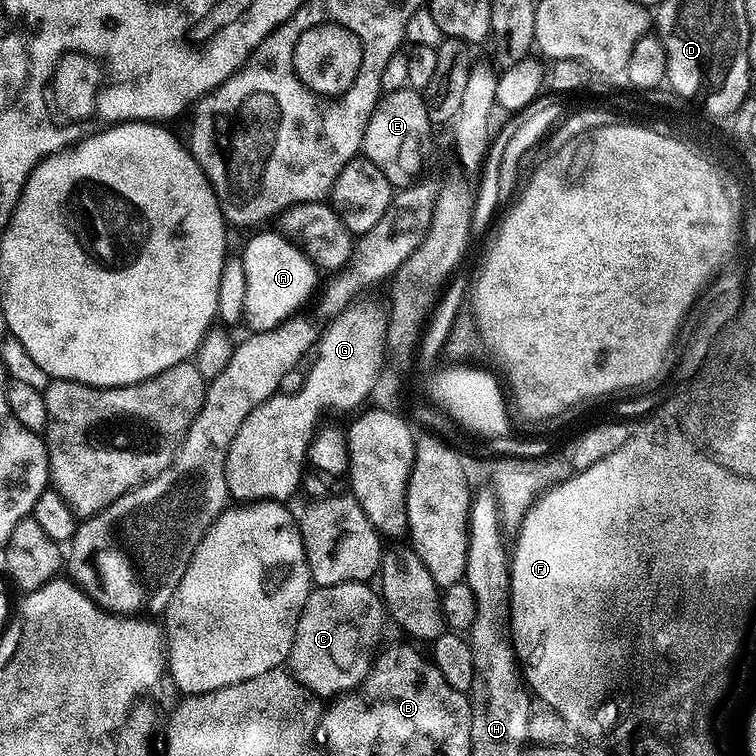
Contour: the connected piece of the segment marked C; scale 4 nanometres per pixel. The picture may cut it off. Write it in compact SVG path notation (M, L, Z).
M346 582L325 588L313 587L306 598L306 606L298 618L298 626L294 634L294 646L290 657L292 675L301 684L305 684L317 698L325 698L324 696L336 698L359 688L368 677L368 672L371 671L378 649L381 647L380 639L384 636L384 620L386 624L384 602L371 583Z

